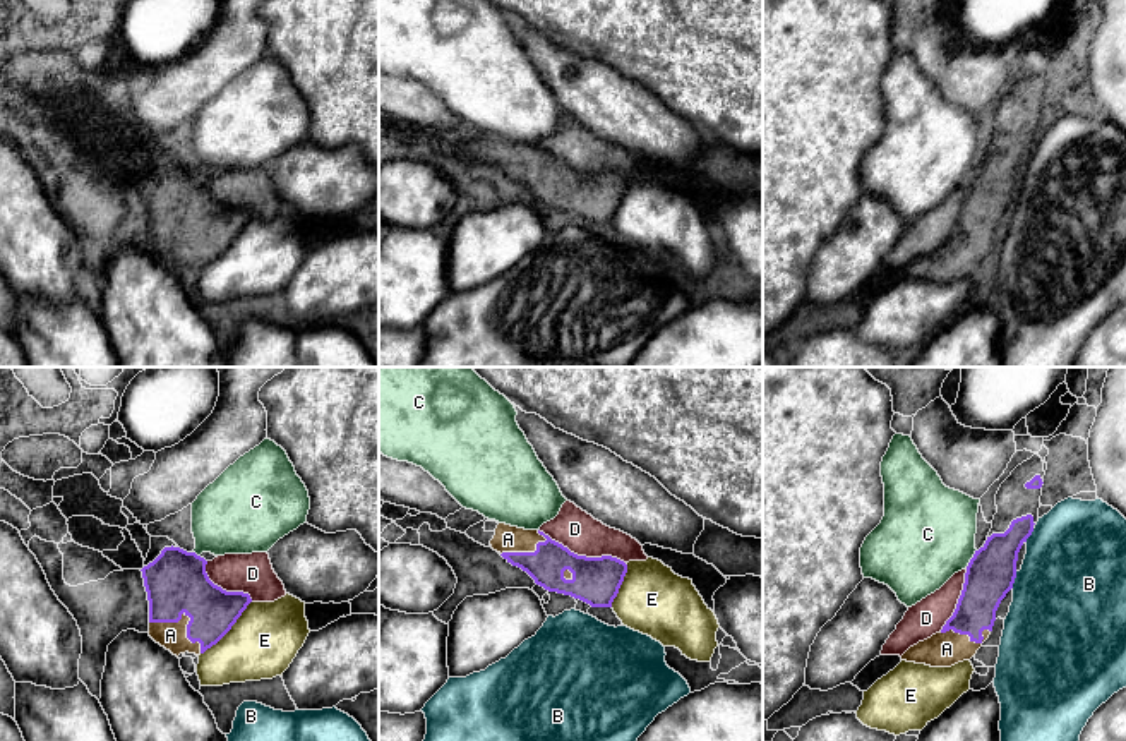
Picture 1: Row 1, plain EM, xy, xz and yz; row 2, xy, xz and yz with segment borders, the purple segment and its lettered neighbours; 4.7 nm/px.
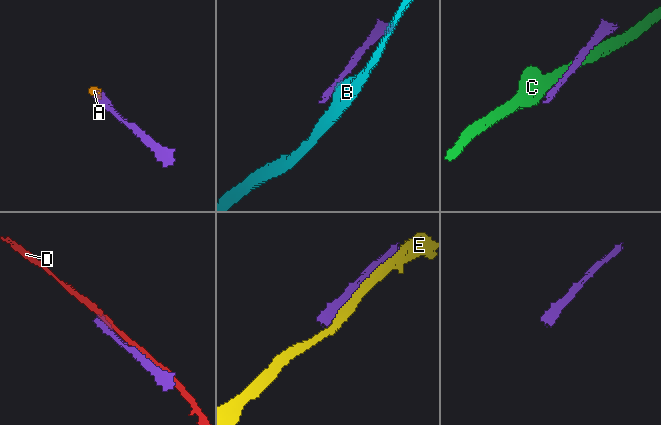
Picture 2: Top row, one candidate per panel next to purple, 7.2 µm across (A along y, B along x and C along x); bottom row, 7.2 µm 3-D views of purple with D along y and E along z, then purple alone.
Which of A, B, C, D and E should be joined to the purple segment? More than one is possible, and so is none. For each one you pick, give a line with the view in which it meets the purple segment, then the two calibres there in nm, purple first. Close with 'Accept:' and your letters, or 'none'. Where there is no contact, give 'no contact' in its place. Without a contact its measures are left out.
A: contact in xy; calibres 280 and 130 nm
Accept: A

